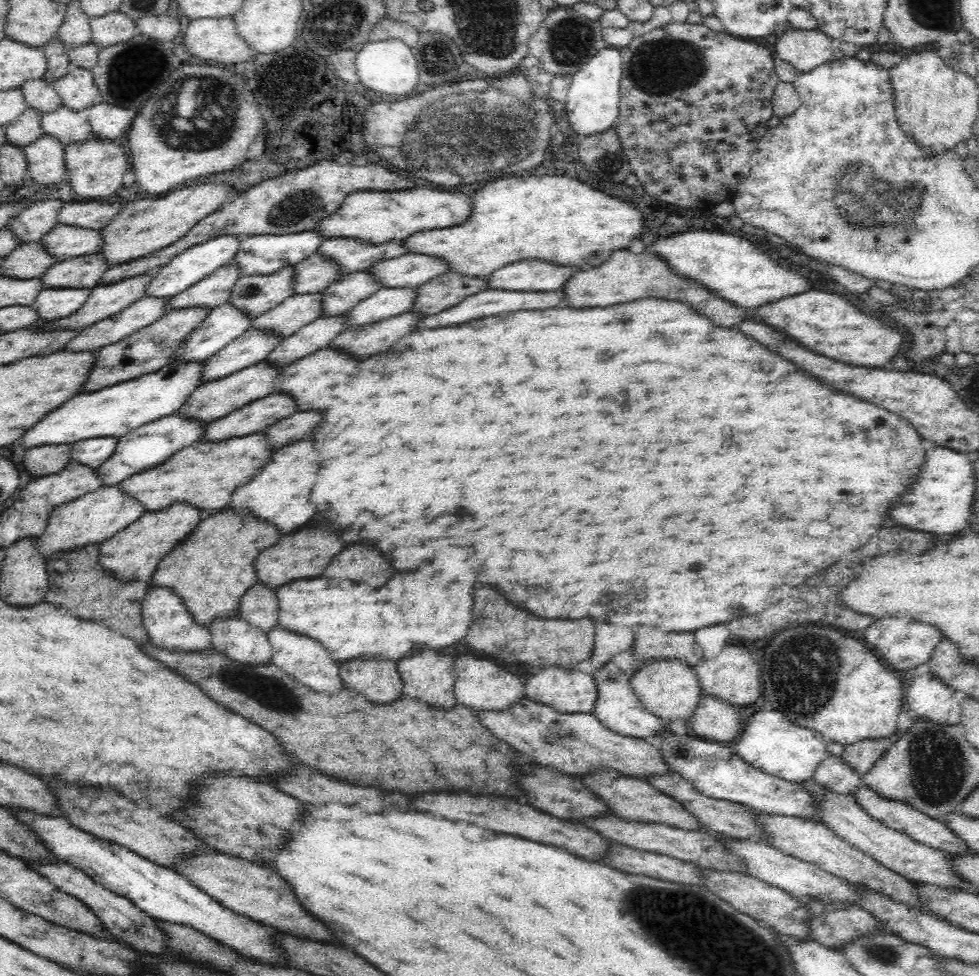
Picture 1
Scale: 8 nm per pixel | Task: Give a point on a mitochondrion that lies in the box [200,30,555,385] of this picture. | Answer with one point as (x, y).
(475, 130)

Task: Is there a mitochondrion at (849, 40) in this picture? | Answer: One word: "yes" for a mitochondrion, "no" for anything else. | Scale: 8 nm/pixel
no

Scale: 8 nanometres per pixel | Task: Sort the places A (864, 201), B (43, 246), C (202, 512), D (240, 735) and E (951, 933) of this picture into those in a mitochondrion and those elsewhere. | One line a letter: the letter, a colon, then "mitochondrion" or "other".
A: mitochondrion
B: other
C: other
D: other
E: other

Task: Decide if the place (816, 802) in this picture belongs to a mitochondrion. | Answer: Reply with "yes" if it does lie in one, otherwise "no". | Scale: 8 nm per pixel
no

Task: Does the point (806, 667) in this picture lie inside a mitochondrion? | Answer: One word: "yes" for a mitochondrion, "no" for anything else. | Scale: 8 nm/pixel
yes

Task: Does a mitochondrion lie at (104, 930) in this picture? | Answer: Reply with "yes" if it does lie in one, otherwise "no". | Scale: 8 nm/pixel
no

